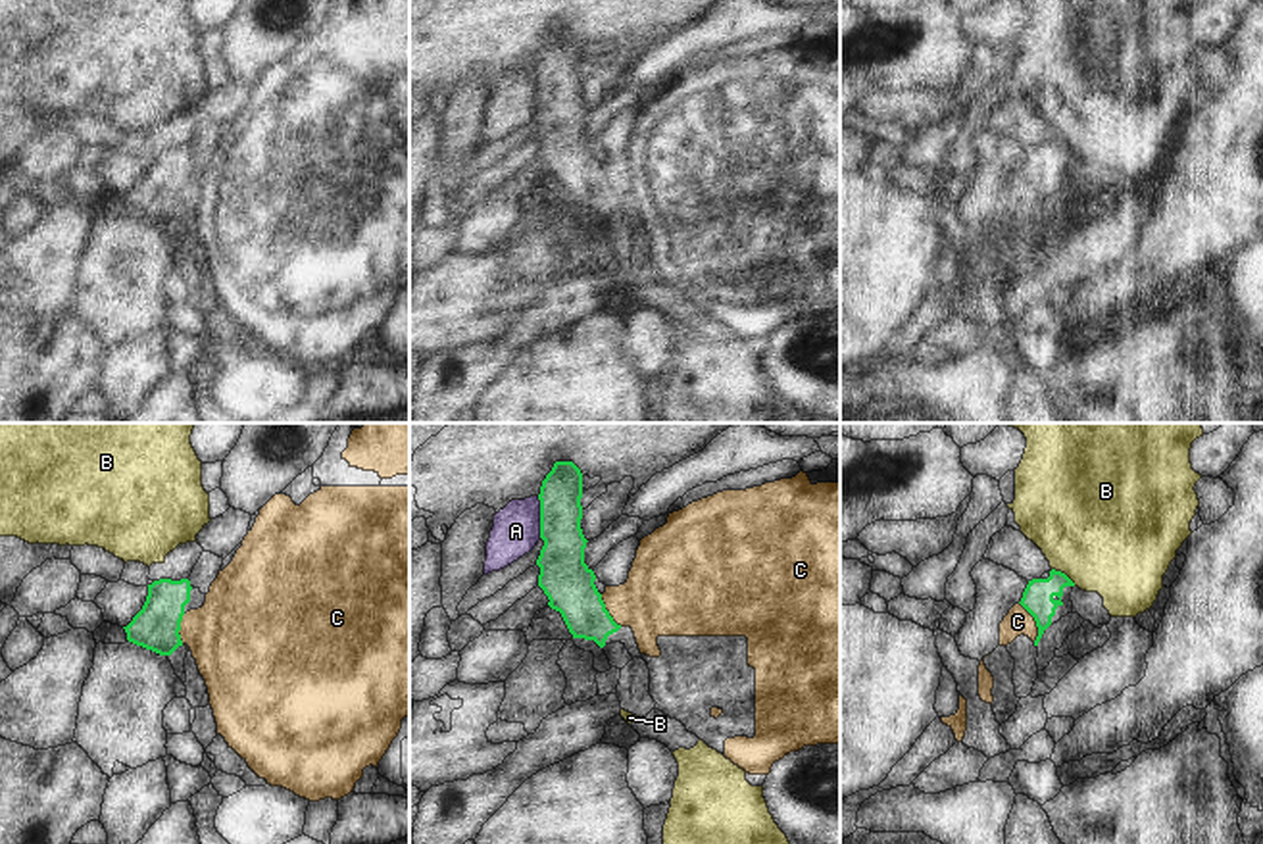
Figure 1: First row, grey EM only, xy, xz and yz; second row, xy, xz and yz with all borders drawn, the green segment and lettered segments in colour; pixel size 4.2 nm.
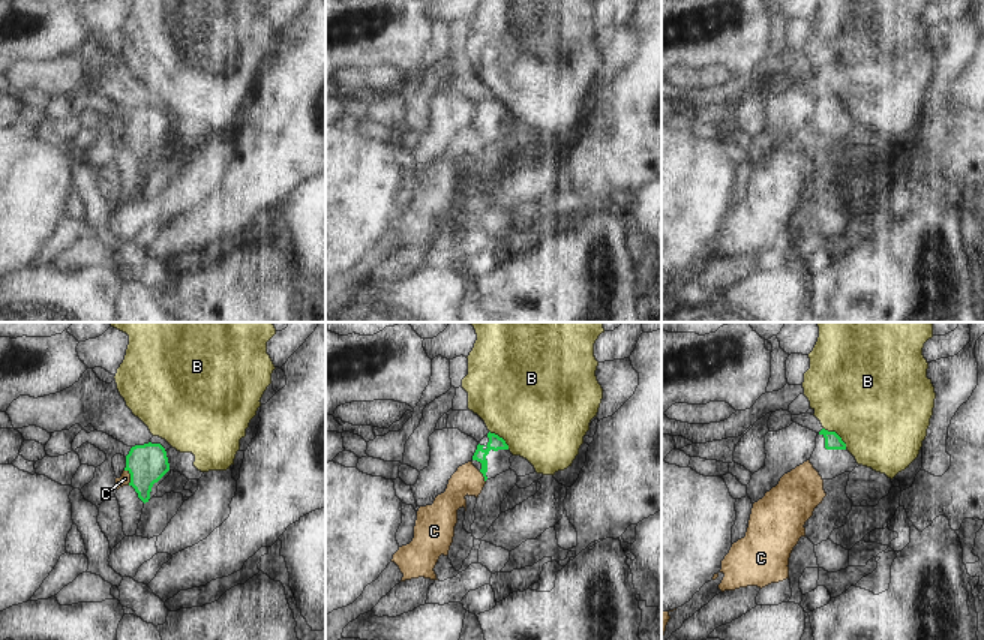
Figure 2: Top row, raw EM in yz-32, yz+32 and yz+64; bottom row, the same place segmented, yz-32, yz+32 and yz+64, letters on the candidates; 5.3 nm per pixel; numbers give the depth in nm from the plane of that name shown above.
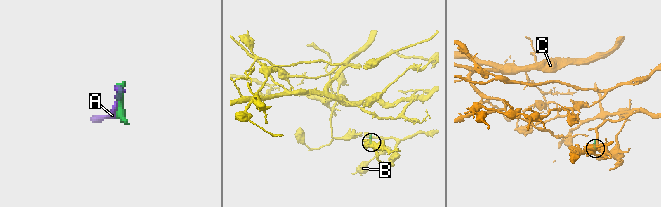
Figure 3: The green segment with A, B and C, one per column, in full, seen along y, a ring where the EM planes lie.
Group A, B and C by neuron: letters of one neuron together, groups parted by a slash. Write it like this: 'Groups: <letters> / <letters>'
Groups: A / B / C.

